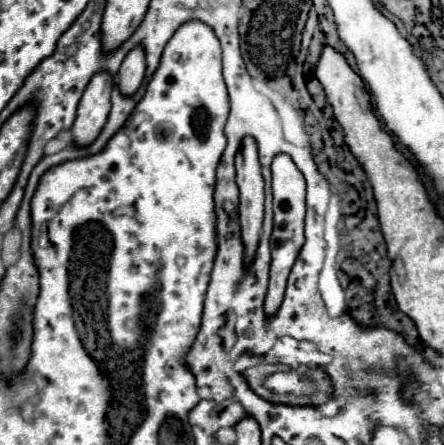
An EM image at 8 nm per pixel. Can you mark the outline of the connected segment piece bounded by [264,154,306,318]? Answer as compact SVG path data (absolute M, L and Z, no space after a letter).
M280 154L272 162L272 194L274 194L274 230L270 238L270 250L272 250L272 264L270 264L270 282L268 282L268 292L264 300L264 314L270 318L278 312L284 290L286 290L286 280L288 274L296 262L296 256L300 248L304 246L304 214L306 214L306 182L302 172L292 164L290 156Z

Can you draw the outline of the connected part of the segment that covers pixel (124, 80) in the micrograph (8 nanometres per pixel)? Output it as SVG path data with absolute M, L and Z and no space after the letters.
M134 48L132 52L128 52L128 56L124 58L120 70L118 70L118 90L122 96L130 98L136 94L136 90L142 84L144 78L144 70L146 70L146 60L144 60L144 50L142 48Z

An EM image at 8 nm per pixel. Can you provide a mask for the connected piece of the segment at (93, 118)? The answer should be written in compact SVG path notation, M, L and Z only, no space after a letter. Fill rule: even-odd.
M106 72L96 74L86 92L82 94L82 100L78 104L76 122L72 126L72 144L78 148L88 148L98 134L102 132L108 114L110 114L110 90L114 86L114 78Z

